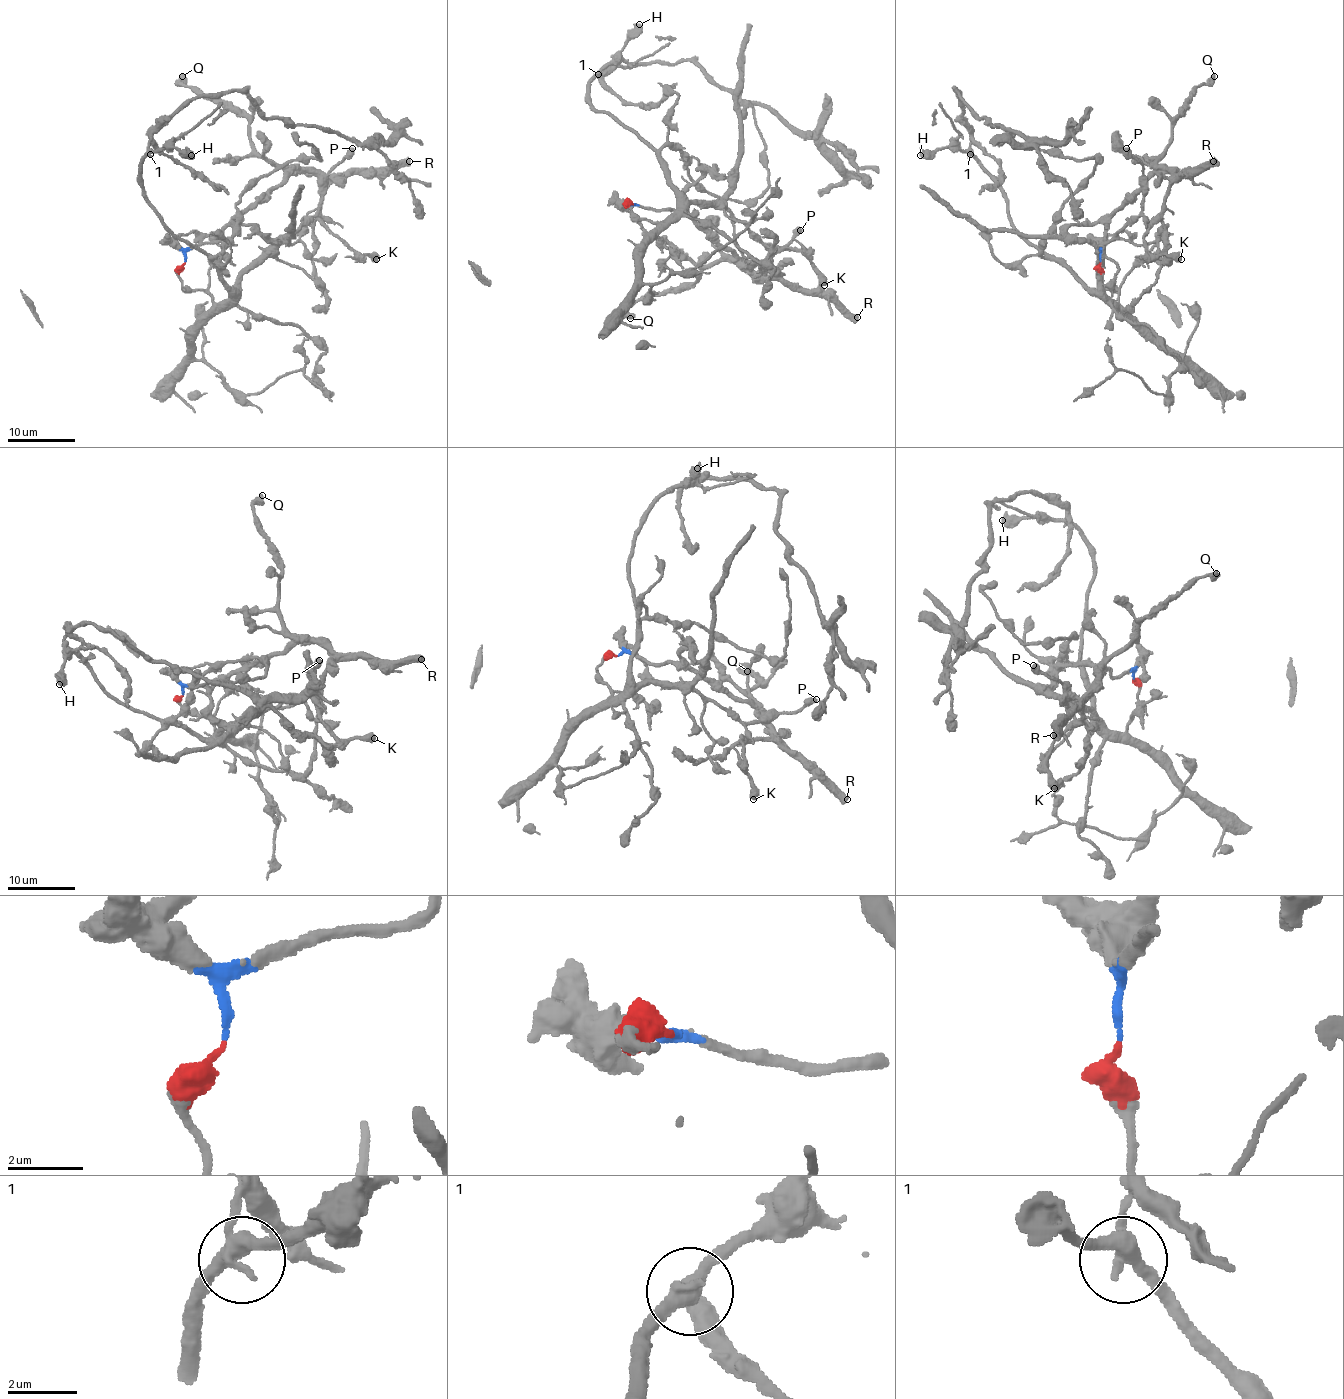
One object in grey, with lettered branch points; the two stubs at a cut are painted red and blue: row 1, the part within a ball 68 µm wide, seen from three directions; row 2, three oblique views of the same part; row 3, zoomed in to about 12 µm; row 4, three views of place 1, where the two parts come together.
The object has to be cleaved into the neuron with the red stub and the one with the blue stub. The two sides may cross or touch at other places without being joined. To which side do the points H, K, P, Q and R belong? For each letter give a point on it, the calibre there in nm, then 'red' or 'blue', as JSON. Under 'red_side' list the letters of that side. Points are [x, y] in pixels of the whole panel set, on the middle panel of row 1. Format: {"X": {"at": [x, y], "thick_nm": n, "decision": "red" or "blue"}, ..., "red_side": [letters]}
{"H": {"at": [639, 24], "thick_nm": 500, "decision": "red"}, "K": {"at": [824, 285], "thick_nm": 750, "decision": "blue"}, "P": {"at": [800, 230], "thick_nm": 650, "decision": "red"}, "Q": {"at": [630, 318], "thick_nm": 600, "decision": "blue"}, "R": {"at": [857, 317], "thick_nm": 600, "decision": "blue"}, "red_side": ["H", "P"]}

